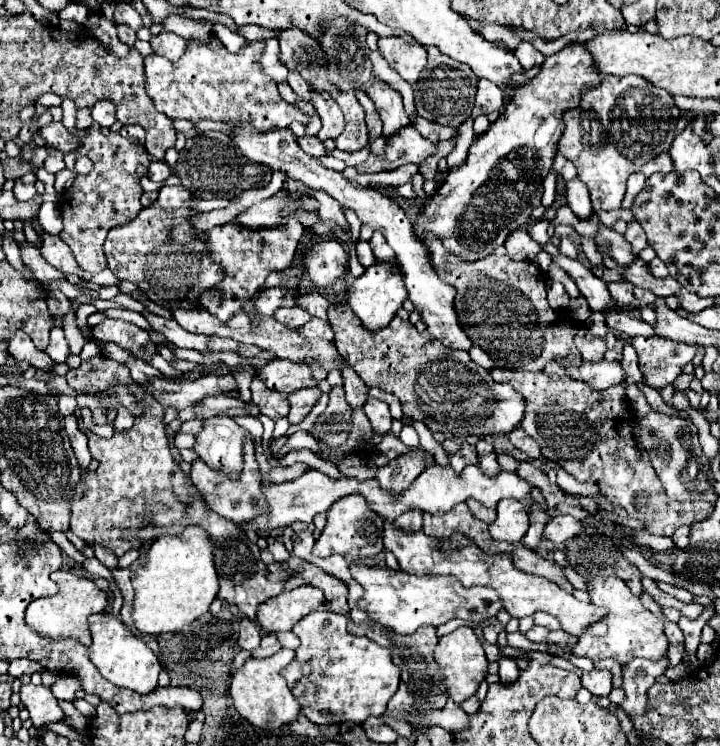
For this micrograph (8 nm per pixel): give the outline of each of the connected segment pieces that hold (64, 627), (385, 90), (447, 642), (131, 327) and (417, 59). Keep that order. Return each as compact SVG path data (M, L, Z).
M57 570L57 582L59 582L59 594L51 596L51 598L33 600L27 606L27 624L33 630L37 630L39 634L43 634L43 636L49 636L49 638L73 636L81 644L89 646L91 644L91 636L89 636L87 618L91 614L95 614L95 612L105 612L107 594L103 590L99 590L91 580L75 576L75 574L65 572L65 570Z
M375 82L367 96L373 100L381 122L383 122L383 138L391 138L391 134L399 132L403 126L409 126L411 120L403 110L401 94L389 88L385 82Z
M461 626L457 628L455 632L439 638L439 644L435 648L435 660L437 664L443 668L443 680L445 680L445 686L447 686L447 694L457 702L461 704L463 700L475 696L479 684L485 680L487 676L487 658L485 658L485 650L483 650L483 644L479 642L479 638L475 636L473 628L469 626Z
M105 318L101 324L91 328L91 334L95 340L119 344L121 348L129 350L131 354L135 354L137 358L143 358L143 360L147 360L151 354L157 352L149 334L143 328L139 328L137 324L131 324L125 320Z
M399 36L379 38L379 54L409 84L419 80L419 74L427 62L427 54L421 44L409 44Z

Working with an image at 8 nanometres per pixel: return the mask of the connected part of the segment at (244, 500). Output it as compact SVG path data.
M251 436L245 442L245 468L241 472L241 476L237 480L225 478L223 474L211 470L205 462L195 460L193 468L191 468L191 480L193 486L201 492L203 500L209 504L209 508L213 512L217 512L219 516L233 520L235 524L243 524L253 520L255 516L259 516L265 510L265 502L263 502L263 494L261 494L261 474L257 470L257 462L255 462L255 450L253 450L253 440Z

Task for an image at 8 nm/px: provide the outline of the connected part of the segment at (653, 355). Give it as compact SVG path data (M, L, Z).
M635 336L631 338L631 344L637 350L639 370L643 372L645 386L655 390L669 386L681 374L681 368L695 356L695 346L663 340L659 336Z

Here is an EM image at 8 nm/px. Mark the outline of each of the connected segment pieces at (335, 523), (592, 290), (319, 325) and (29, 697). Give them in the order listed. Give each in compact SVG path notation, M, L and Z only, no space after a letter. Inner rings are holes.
M351 494L335 502L331 510L327 510L327 524L321 532L321 538L315 542L313 556L331 556L341 554L349 558L371 558L383 552L383 518L369 510L367 502L359 494Z
M561 254L551 256L551 260L559 268L563 268L569 278L573 278L573 282L577 284L579 292L587 298L589 308L593 312L603 312L603 310L607 310L609 306L615 304L609 296L609 290L607 290L605 282L601 278L595 278L595 274L589 268L585 268L579 260L571 260L571 258L561 256Z
M311 318L307 324L301 326L299 334L303 334L309 340L333 340L333 330L325 320L319 318Z
M25 684L21 686L21 704L29 710L31 722L35 728L45 726L49 722L63 720L63 710L57 704L57 698L51 694L47 686L33 686Z

